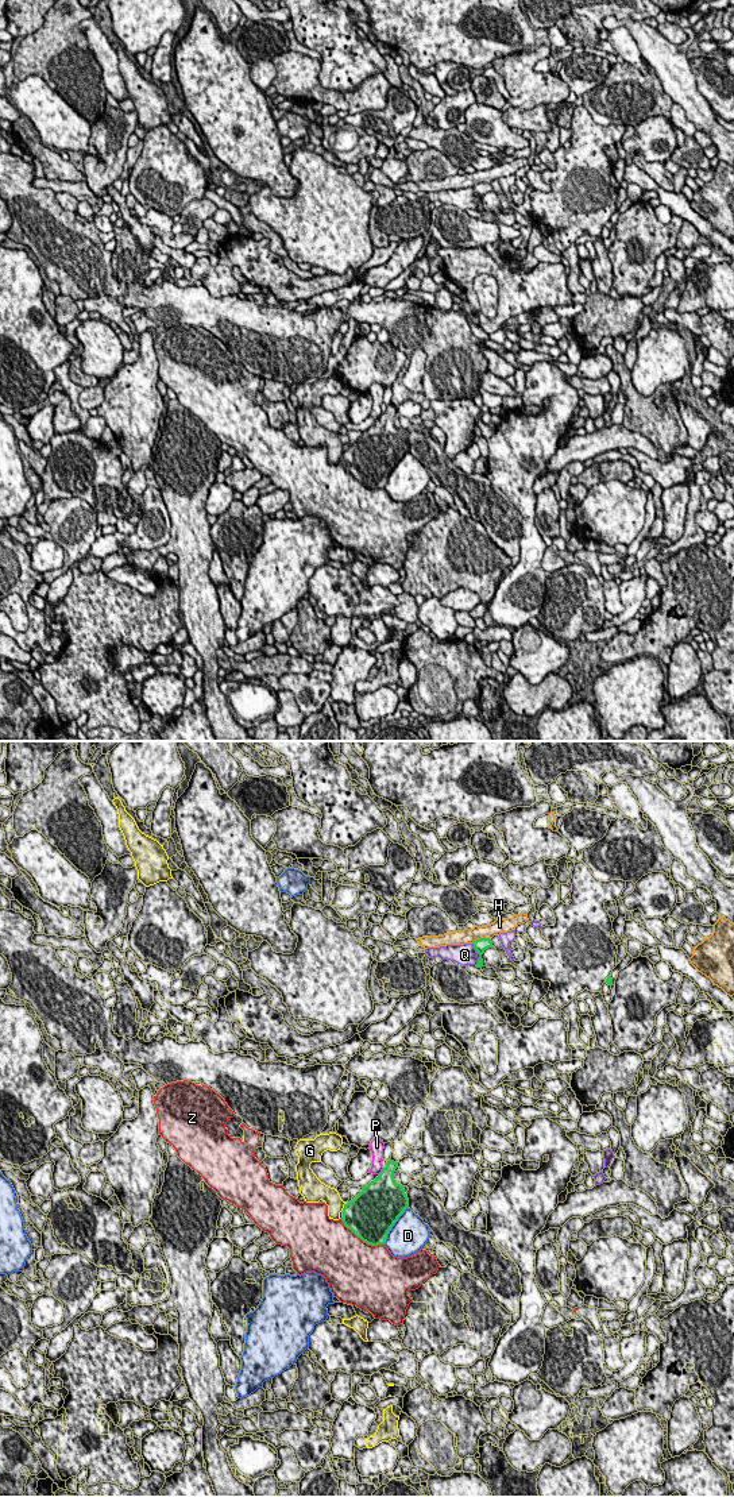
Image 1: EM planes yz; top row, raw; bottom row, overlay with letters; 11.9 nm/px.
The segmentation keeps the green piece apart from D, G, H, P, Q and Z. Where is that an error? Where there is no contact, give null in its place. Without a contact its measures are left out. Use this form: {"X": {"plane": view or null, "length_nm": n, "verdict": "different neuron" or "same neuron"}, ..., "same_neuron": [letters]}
{"D": {"plane": "yz", "length_nm": 550, "verdict": "different neuron"}, "G": {"plane": "yz", "length_nm": 100, "verdict": "different neuron"}, "H": {"plane": "yz", "length_nm": 240, "verdict": "different neuron"}, "P": {"plane": "yz", "length_nm": 110, "verdict": "different neuron"}, "Q": {"plane": "yz", "length_nm": 280, "verdict": "different neuron"}, "Z": {"plane": "yz", "length_nm": 600, "verdict": "different neuron"}, "same_neuron": []}

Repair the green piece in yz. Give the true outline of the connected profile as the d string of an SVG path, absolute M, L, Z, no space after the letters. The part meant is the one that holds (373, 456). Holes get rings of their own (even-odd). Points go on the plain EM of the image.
M387 405L379 420L343 452L343 467L371 490L385 489L398 462L409 452L409 443L394 424L398 406Z

